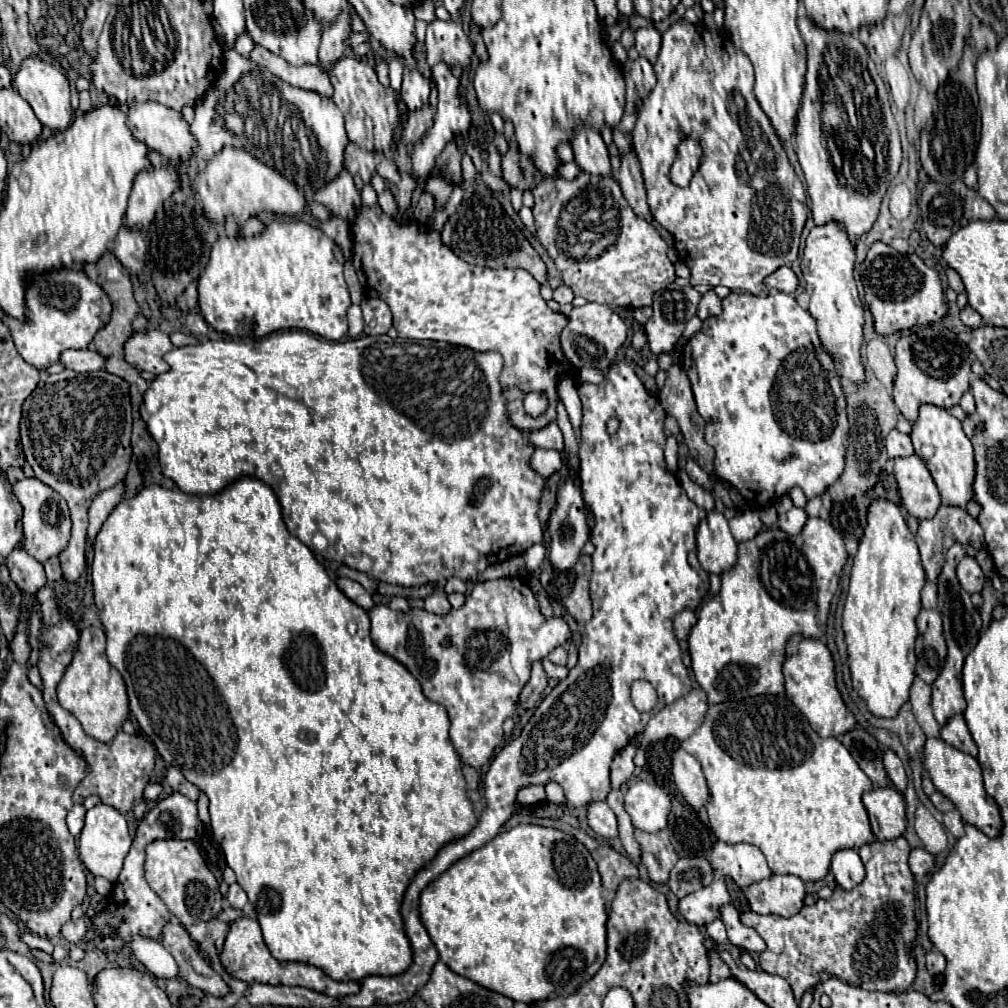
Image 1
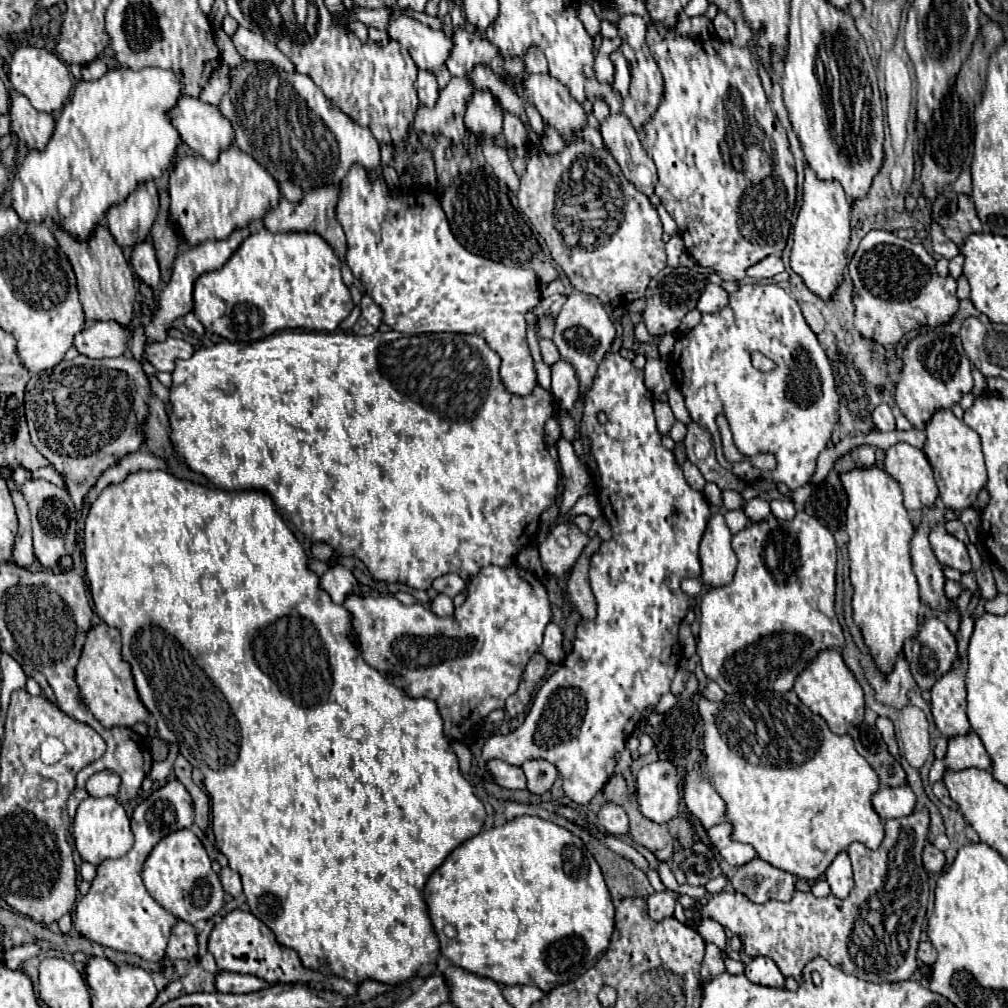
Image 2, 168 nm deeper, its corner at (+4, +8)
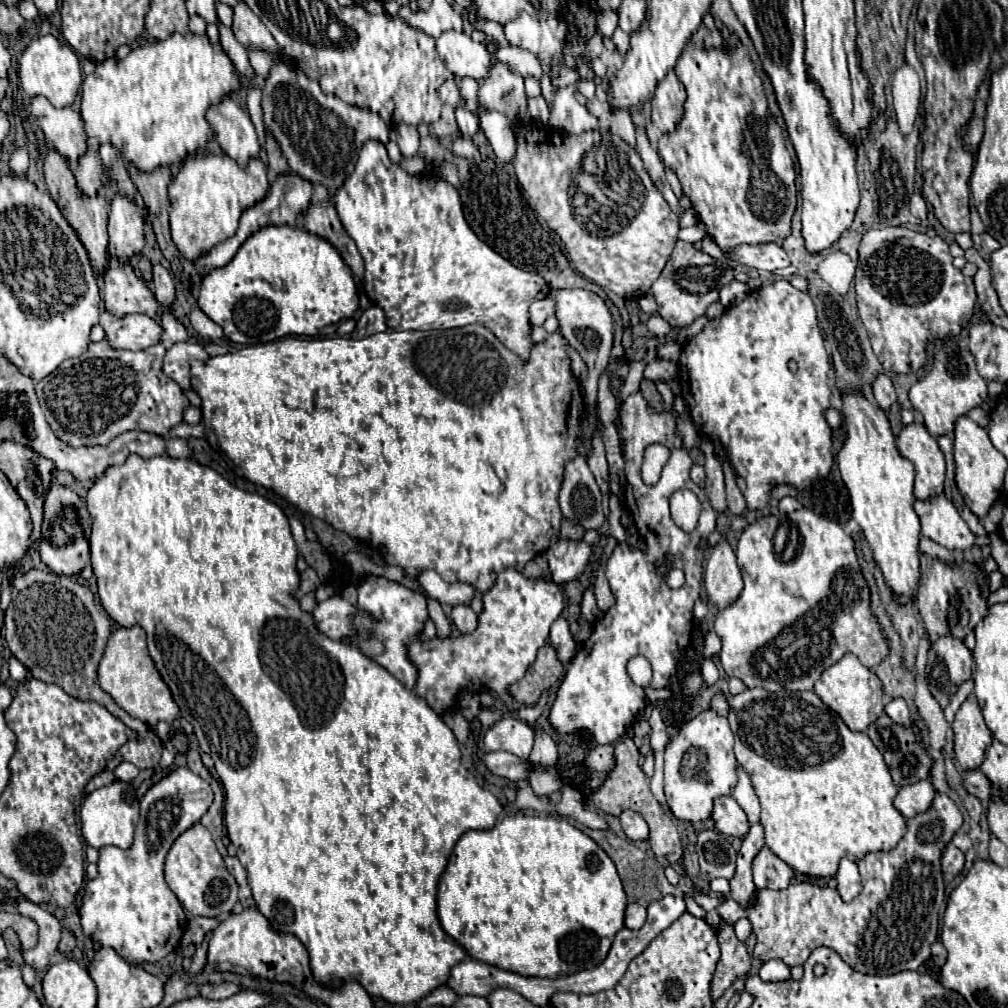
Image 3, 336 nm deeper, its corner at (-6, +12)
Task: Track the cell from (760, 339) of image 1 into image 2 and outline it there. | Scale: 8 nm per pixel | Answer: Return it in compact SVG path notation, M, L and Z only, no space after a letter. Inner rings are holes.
M739 286L729 294L729 304L723 310L703 314L701 324L675 342L669 366L685 396L691 418L711 432L717 460L723 468L749 484L763 478L783 482L795 490L809 482L817 456L831 444L831 434L837 426L839 396L825 350L807 326L797 300L781 286ZM753 352L771 358L775 370L757 370L751 362ZM717 412L727 416L733 442L741 454L755 456L759 452L773 452L777 456L775 472L763 474L747 460L733 464L723 456L719 428L715 424Z

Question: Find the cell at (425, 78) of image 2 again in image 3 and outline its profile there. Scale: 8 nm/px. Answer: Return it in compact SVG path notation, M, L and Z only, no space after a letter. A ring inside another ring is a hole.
M449 78L449 80L441 86L439 94L441 94L443 104L447 104L447 106L451 106L451 108L457 108L457 106L459 106L461 96L459 96L459 88L457 88L457 84L453 82L453 78Z

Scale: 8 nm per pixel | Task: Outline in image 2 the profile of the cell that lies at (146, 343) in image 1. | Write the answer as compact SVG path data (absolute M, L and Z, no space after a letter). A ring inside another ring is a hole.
M167 336L167 340L163 340L163 342L149 340L145 346L147 360L157 370L163 370L163 372L173 372L175 360L189 358L191 354L193 354L193 346L189 342L179 340L179 338L171 338L171 336Z

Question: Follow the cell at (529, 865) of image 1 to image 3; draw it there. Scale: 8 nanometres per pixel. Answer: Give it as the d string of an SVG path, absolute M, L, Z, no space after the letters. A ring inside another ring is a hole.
M513 814L505 816L495 828L491 830L469 830L465 832L459 842L455 844L447 868L439 880L439 892L437 892L437 914L441 920L443 930L455 938L471 958L493 964L497 968L521 974L521 976L539 976L539 978L557 978L565 974L573 974L583 970L583 964L601 964L609 952L609 946L615 938L615 934L625 926L625 906L627 898L619 880L619 874L615 870L613 860L601 850L587 834L571 826L563 818L553 818L553 816L523 816L523 814Z

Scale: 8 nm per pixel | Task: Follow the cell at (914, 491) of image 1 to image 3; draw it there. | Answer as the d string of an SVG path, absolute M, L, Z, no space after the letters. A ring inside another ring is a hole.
M907 424L897 436L897 448L901 456L915 466L915 498L927 500L943 492L945 482L945 456L935 438L927 432L925 424Z

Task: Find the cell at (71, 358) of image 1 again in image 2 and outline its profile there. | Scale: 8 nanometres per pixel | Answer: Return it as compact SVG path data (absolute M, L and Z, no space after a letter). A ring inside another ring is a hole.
M93 322L75 336L73 346L87 358L115 358L125 354L131 332L117 322Z

